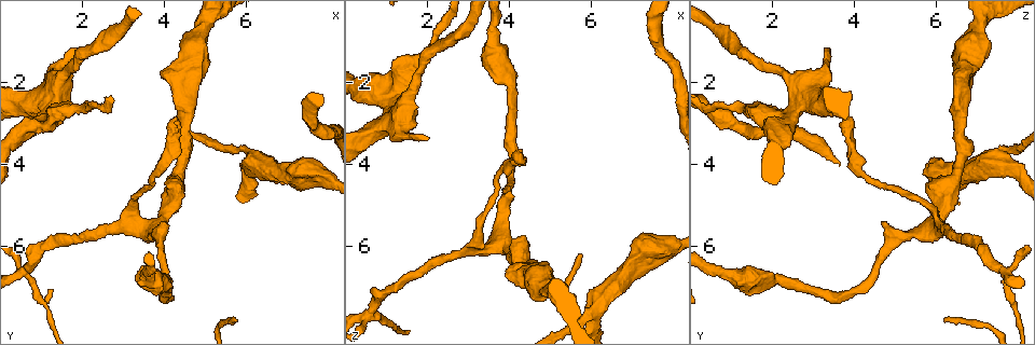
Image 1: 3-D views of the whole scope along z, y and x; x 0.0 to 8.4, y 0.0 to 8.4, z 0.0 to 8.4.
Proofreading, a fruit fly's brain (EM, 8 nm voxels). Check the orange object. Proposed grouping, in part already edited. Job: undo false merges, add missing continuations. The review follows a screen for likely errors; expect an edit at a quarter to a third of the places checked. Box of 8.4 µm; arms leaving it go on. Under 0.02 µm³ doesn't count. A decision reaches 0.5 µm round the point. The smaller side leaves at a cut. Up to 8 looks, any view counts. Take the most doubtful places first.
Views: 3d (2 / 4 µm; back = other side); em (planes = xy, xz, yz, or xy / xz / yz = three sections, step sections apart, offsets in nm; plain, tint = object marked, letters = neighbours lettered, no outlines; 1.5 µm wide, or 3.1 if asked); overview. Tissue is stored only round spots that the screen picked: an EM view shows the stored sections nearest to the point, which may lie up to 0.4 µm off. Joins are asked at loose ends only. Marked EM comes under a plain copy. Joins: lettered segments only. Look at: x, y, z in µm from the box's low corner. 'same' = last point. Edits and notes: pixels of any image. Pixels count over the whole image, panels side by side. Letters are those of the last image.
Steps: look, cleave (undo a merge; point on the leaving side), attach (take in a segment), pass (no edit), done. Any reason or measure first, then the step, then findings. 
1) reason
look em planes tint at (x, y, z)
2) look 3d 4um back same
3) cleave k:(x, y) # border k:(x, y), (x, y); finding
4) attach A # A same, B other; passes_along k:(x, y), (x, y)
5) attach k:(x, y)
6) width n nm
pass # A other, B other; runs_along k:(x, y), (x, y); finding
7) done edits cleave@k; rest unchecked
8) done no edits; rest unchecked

four-way junction
look 3d 2um at (0.70, 6.65, 7.55)

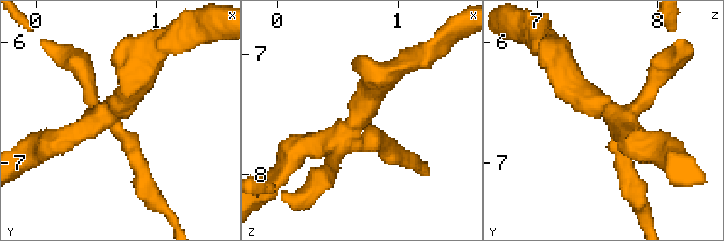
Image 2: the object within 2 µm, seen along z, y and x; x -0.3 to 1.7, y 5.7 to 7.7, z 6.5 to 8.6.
arms 4
look em planes letters at (0.66, 6.60, 7.62)

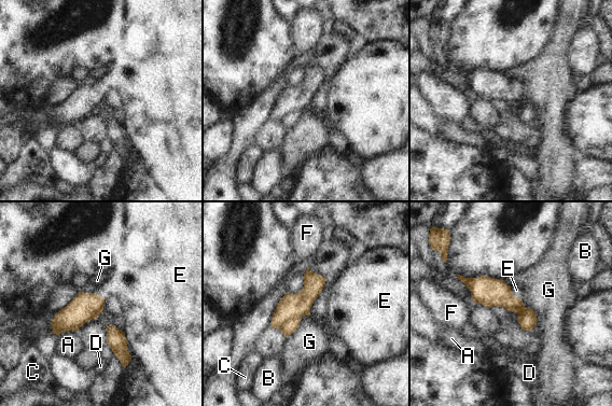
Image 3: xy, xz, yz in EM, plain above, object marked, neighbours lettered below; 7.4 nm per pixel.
longest_contact G 240 nm
cleave 3:(289, 326) # A other, B other, C other, D other, E other, F other, G other; border 3:(301, 317), (290, 317), (279, 327); two neurons meet here

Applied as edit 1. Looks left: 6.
branch stops here
look em planes letters at (4.25, 2.80, 3.80)

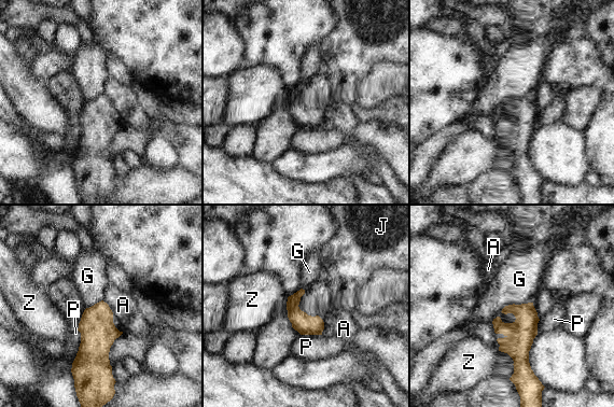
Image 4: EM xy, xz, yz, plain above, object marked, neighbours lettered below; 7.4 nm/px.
pass # A other, G other, J other, P other, Z other; border 4:(532, 302), (508, 304), (500, 311); no lettered segment goes on from it

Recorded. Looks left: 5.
thick turns thin
look em planes letters at (3.60, 6.60, 0.65)

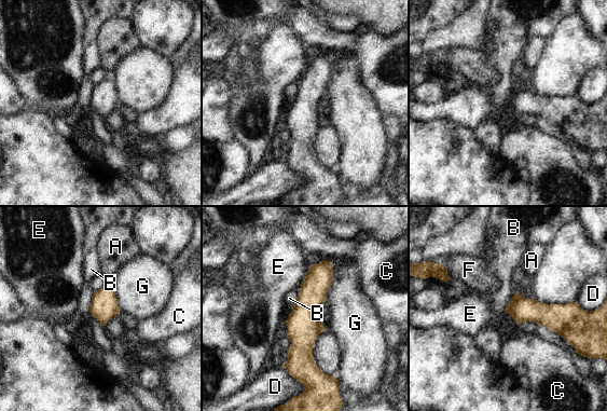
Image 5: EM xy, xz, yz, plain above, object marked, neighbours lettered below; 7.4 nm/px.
pass # A other, B other, C other, D other, E other, F other, G other; all the same neuron

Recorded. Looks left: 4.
done edits cleave@3; rest unchecked

